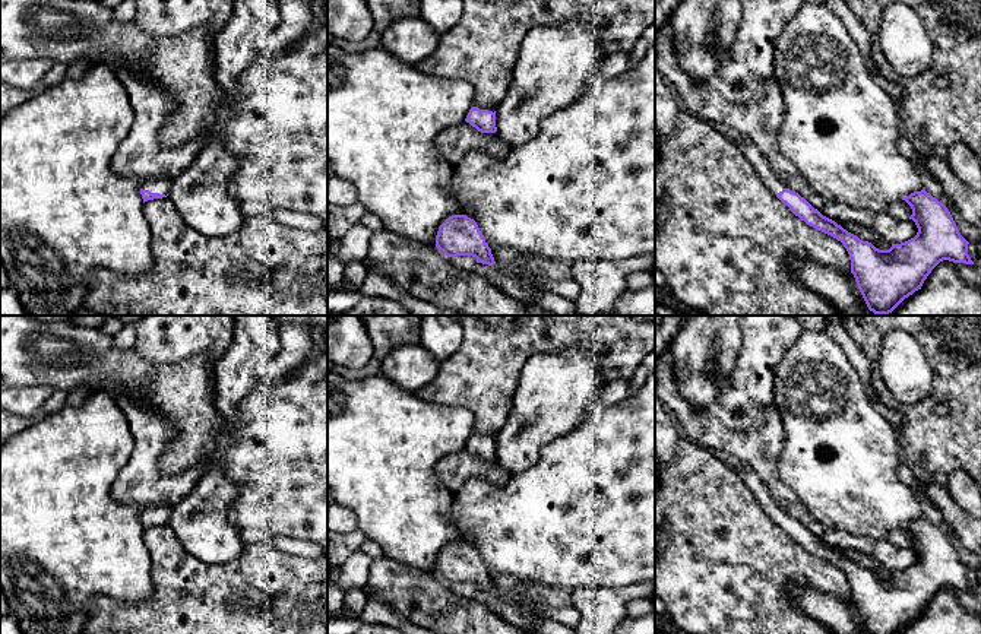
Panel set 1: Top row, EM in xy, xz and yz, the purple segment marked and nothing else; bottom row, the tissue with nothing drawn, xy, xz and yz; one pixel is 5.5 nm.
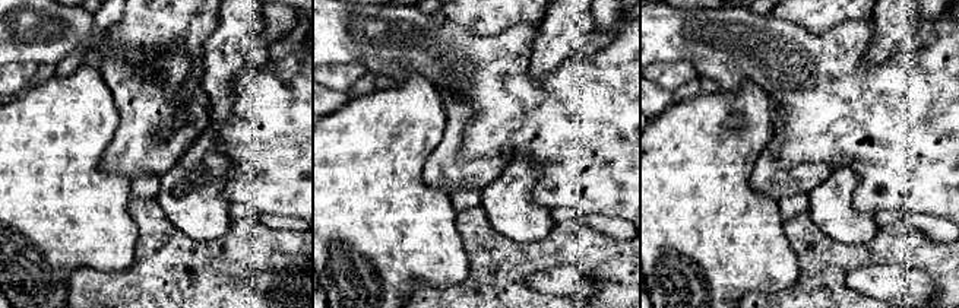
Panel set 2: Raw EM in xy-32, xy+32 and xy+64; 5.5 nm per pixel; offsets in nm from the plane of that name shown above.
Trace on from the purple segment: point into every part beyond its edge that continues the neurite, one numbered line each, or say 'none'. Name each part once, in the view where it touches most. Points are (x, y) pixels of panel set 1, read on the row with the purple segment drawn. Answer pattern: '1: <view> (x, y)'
1: xy (158, 184)

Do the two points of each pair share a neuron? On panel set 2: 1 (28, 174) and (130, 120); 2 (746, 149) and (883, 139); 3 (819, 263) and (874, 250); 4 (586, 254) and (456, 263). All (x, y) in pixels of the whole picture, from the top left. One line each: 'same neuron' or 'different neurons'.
1: different neurons
2: different neurons
3: same neuron
4: different neurons

